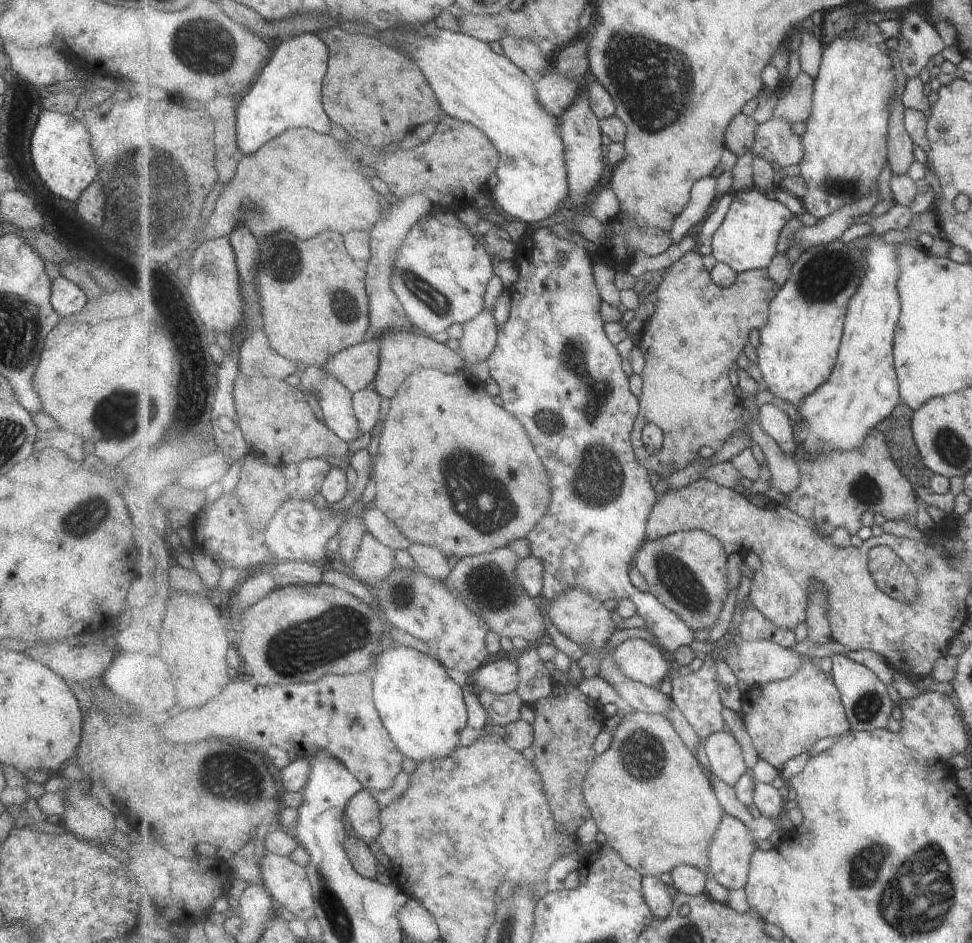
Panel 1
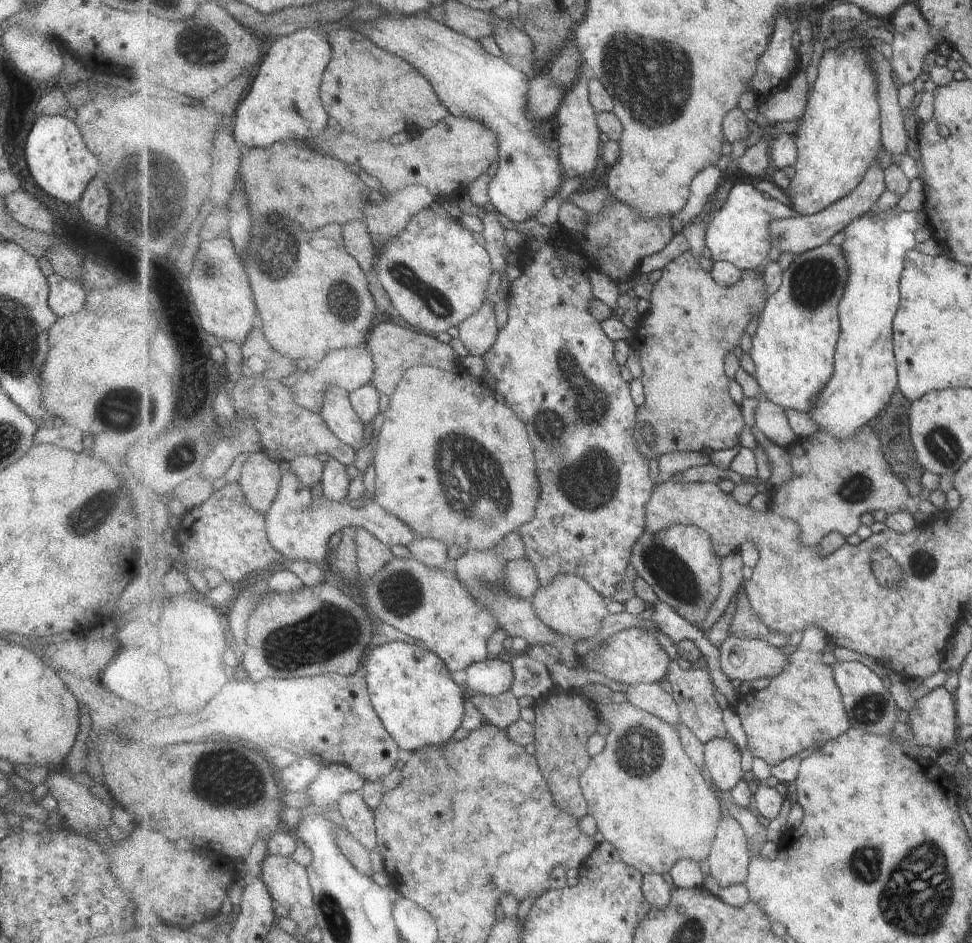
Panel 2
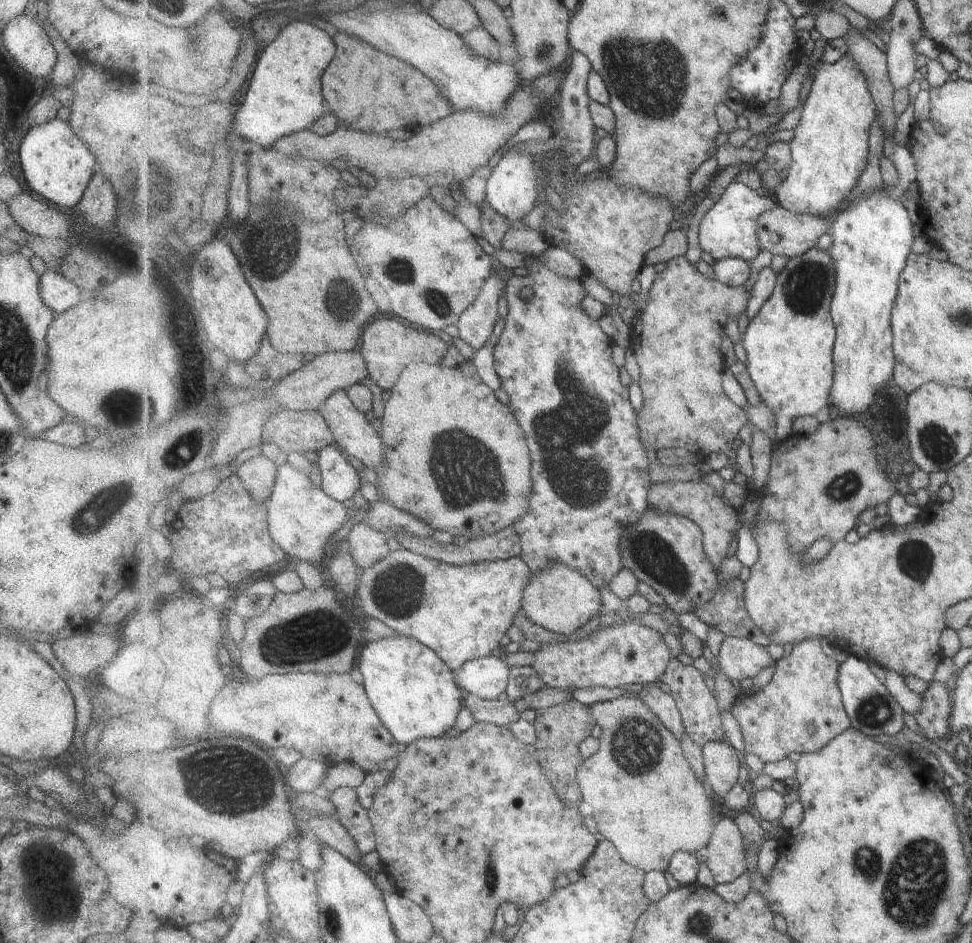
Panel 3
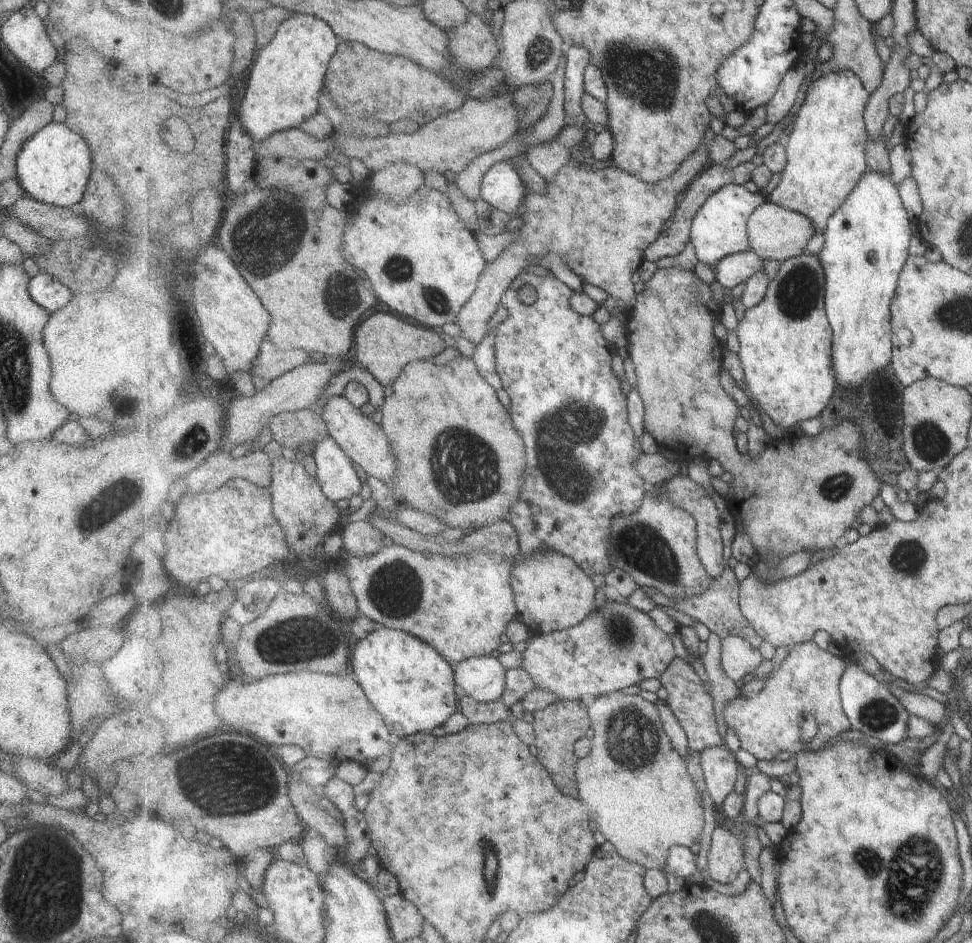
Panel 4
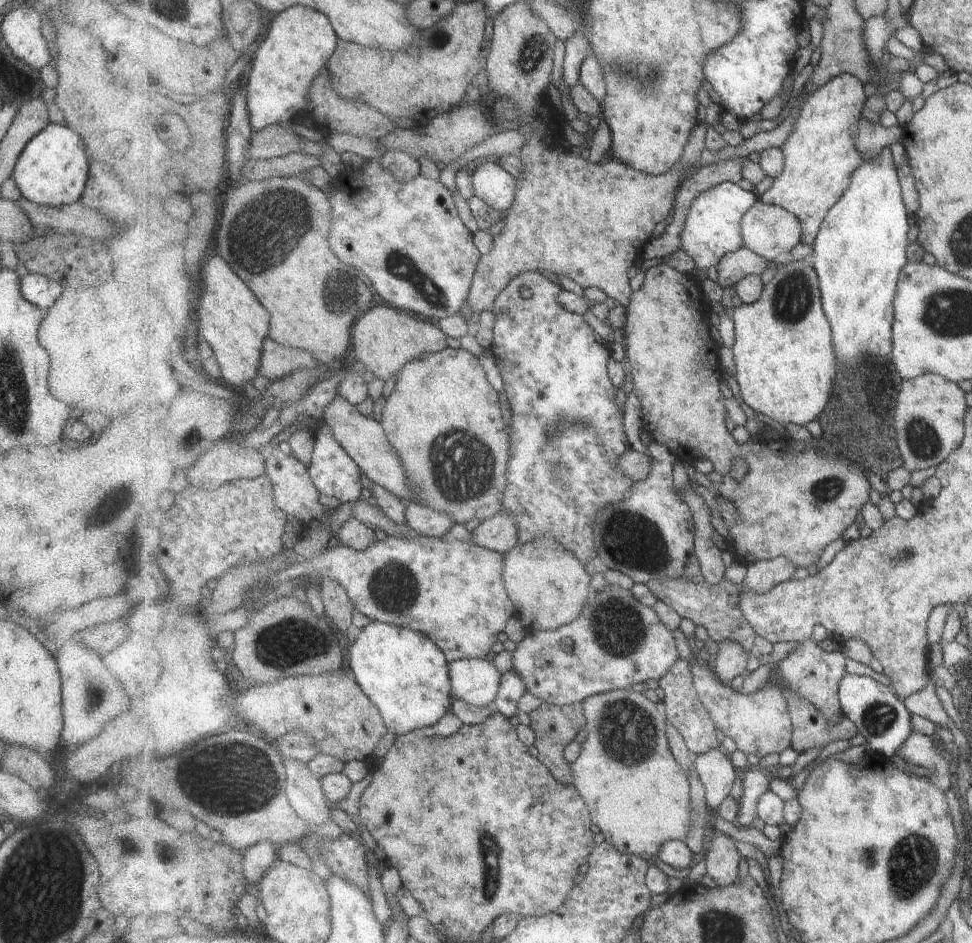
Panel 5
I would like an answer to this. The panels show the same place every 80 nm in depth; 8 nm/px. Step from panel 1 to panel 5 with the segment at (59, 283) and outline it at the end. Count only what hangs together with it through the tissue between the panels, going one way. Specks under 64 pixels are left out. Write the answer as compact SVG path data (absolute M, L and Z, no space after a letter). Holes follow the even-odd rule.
M29 273L19 279L19 292L20 295L27 300L27 302L38 306L40 309L47 310L61 294L61 286L57 279L55 279L53 273L47 276L43 276L39 273Z

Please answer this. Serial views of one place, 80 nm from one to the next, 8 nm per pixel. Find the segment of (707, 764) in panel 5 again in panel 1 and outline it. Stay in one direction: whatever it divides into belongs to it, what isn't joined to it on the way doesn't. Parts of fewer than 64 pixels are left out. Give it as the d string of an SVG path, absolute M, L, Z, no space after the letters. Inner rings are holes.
M730 732L713 733L706 738L706 753L710 764L708 771L721 777L723 782L734 787L740 778L750 770L743 760L741 744Z

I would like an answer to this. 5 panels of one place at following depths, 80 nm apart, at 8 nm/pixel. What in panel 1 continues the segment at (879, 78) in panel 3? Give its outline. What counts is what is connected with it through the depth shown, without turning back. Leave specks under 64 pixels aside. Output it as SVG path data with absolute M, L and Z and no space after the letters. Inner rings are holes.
M894 99L890 106L890 123L888 134L888 162L894 175L908 175L909 168L915 162L913 150L915 150L914 140L907 132L905 126L905 109L903 99Z

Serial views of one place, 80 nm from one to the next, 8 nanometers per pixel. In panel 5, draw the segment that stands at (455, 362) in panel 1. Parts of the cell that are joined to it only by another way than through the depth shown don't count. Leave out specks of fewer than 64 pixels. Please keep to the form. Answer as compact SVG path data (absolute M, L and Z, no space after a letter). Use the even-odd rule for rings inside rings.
M385 303L383 306L373 307L355 323L352 344L359 365L363 365L383 382L399 374L408 362L419 359L421 354L440 353L451 346L449 337L436 323L423 322L417 316L411 316L408 311Z

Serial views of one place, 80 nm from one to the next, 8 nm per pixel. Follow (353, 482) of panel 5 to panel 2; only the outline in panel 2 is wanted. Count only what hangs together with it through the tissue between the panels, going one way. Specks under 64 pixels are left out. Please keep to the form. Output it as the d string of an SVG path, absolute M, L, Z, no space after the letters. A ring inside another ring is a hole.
M330 458L325 462L324 473L321 482L323 494L332 501L347 501L349 497L349 486L351 478L347 472L347 466L339 459Z

